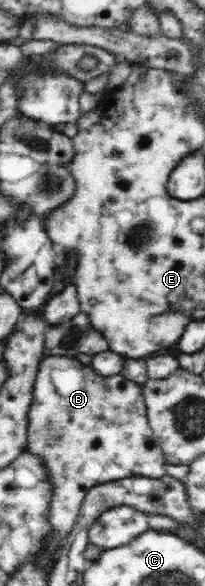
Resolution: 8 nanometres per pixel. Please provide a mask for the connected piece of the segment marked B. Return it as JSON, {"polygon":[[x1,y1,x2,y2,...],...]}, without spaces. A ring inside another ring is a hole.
{"polygon":[[44,357,39,366,39,372,36,373,35,386,32,394,34,394,34,402,32,402,31,412,29,414,29,416,31,416,31,420,30,426,28,426,27,445,25,446,25,450,39,456,42,459,43,465,47,468,49,481,53,486,53,495,51,496,51,501,49,502,48,512,46,515,49,525,51,526,51,537,49,538,49,541,45,542,46,546,44,546,44,550,42,550,42,556,39,557,41,558,41,562,47,562,49,566,52,566,52,564,57,563,62,543,66,540,67,534,71,532,74,522,76,522,81,502,84,502,84,496,86,492,88,492,89,487,96,486,97,483,108,482,112,479,130,478,132,476,158,479,161,476,166,475,167,462,165,461,164,453,160,448,156,435,153,433,153,430,149,425,145,400,144,397,141,396,141,384,125,377,123,373,107,377,100,376,99,374,96,374,96,371,94,371,90,364,85,365,81,361,78,361,75,357]]}

